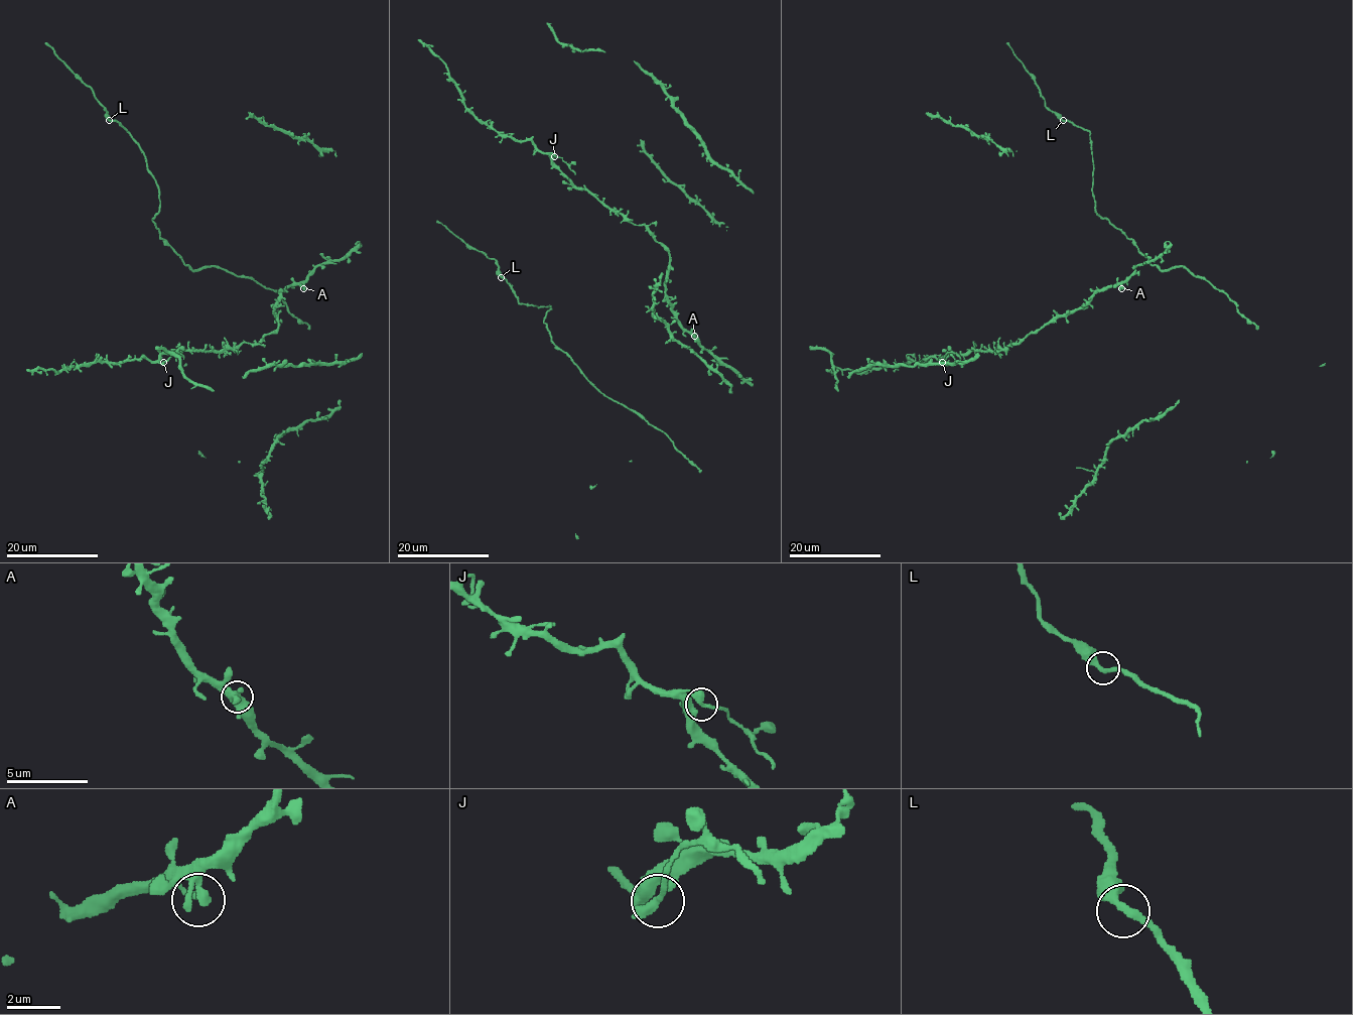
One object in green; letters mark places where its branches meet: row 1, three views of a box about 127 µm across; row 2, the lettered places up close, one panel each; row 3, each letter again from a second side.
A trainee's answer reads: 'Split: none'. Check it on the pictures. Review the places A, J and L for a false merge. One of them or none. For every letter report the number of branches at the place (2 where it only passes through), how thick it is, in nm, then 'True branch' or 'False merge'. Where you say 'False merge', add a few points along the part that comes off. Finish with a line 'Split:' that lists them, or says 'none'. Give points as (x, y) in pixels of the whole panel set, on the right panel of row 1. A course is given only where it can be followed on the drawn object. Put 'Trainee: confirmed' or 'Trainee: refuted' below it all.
A: Branches: 2. Thickness 300 nm. True branch
J: Branches: 2. Thickness 320 nm. False merge. Course of the part to remove: (942, 362), (947, 353), (955, 353), (960, 359)
L: Branches: 2. Thickness 320 nm. True branch
Split: J
Trainee: refuted

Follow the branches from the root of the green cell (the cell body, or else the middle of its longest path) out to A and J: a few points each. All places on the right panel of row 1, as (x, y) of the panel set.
A: (1138, 274), (1131, 274), (1121, 288)
J: (1138, 274), (1100, 289), (1082, 306), (1055, 315), (1017, 343), (1011, 342), (997, 350), (950, 354), (942, 362)

